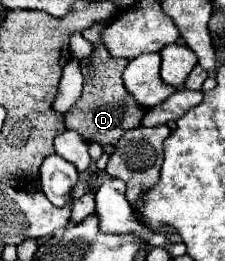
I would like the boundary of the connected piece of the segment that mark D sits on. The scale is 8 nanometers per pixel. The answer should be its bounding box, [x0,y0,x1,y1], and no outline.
[65,35,145,145]

